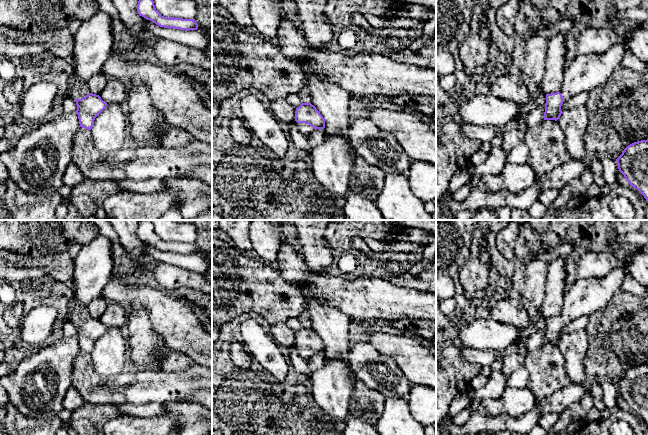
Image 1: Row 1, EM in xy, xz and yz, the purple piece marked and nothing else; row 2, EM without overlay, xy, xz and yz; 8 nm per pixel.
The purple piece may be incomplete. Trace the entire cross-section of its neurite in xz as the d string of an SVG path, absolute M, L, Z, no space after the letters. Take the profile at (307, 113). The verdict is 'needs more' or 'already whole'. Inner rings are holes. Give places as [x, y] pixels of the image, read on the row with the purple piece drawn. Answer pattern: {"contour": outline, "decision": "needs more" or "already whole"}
{"contour": "M302 103L295 111L295 121L303 136L308 136L315 129L325 128L325 119L311 103Z", "decision": "needs more"}

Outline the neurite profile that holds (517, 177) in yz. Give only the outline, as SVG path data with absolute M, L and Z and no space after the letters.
M506 164L501 172L503 190L519 193L530 188L537 179L537 173L527 164Z

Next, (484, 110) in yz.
M491 93L464 97L457 106L462 122L491 126L499 131L523 113L516 103L497 98Z

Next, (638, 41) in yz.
M637 28L628 38L628 48L644 63L648 64L648 28Z

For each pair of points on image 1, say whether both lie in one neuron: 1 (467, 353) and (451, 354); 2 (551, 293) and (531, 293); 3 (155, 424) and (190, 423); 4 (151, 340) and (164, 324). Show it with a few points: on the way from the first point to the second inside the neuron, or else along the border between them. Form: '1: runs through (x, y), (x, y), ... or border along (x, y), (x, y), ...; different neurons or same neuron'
1: border along (458, 348), (466, 360), (476, 362), (481, 366); different neurons
2: border along (548, 270), (545, 299), (540, 307); different neurons
3: runs through (164, 424), (170, 418), (181, 418); same neuron
4: border along (147, 310), (152, 327), (161, 336), (168, 349); different neurons

